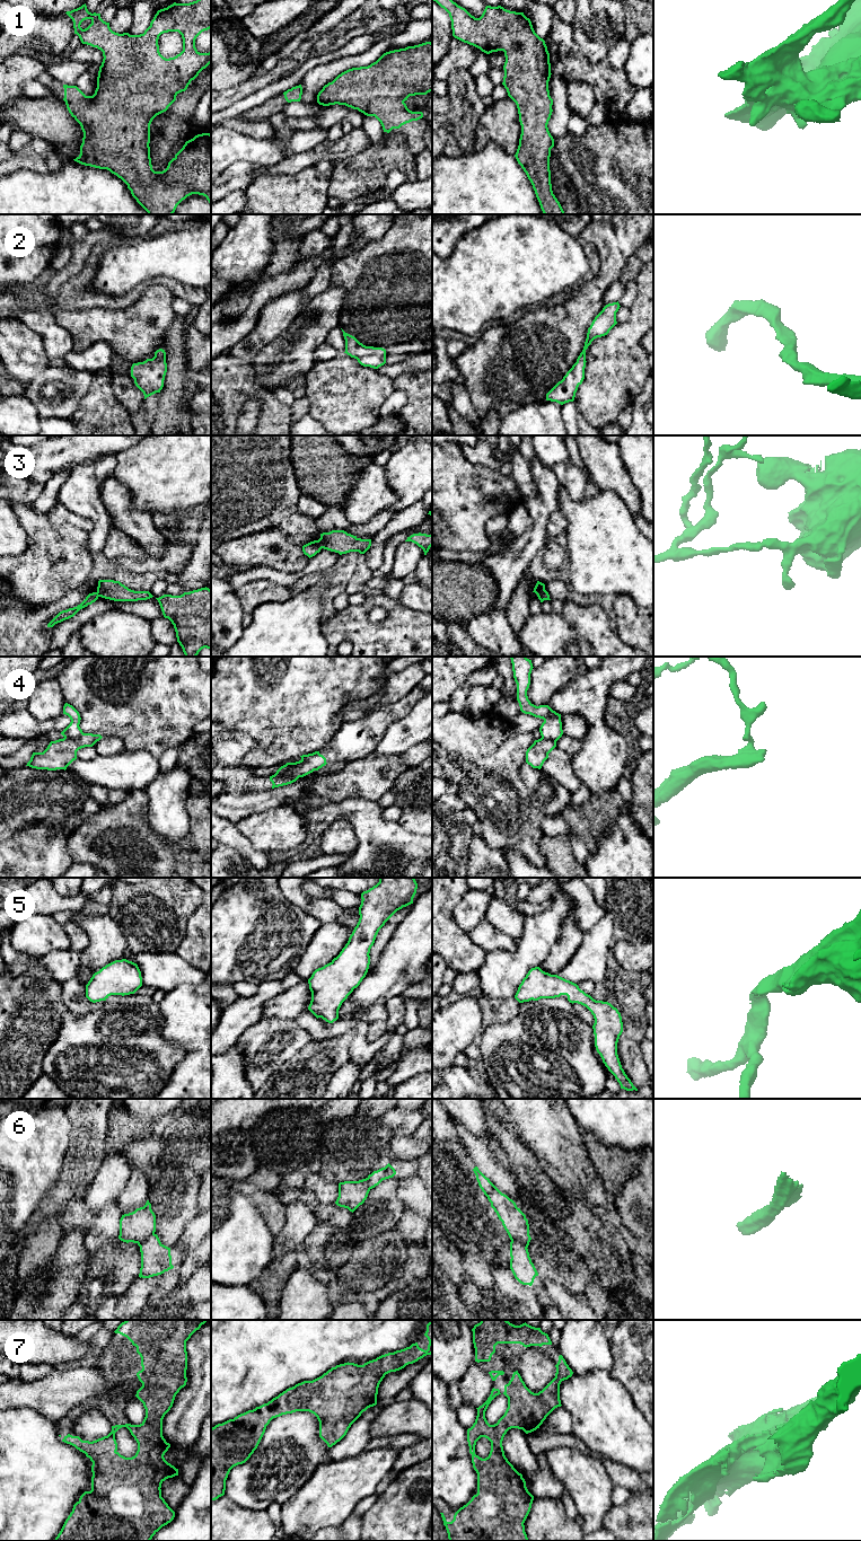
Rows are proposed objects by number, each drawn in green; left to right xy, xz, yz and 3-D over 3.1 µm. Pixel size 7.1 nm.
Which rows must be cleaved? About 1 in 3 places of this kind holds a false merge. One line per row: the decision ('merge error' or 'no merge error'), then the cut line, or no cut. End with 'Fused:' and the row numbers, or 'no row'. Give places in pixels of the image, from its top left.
1: no merge error; cut none
2: no merge error; cut none
3: merge error; cut xz (318, 539), (322, 547)
4: merge error; cut xz (274, 775), (281, 775), (291, 769), (298, 777)
5: no merge error; cut none
6: merge error; cut yz (511, 1240), (518, 1240), (526, 1248)
7: no merge error; cut none
Fused: 3, 4, 6

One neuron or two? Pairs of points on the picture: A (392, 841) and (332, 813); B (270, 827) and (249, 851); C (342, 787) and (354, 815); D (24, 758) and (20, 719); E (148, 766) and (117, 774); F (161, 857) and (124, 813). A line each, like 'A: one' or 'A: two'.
A: one
B: two
C: two
D: two
E: one
F: one

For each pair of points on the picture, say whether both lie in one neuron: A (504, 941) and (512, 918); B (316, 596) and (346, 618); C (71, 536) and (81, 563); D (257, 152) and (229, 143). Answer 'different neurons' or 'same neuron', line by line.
A: different neurons
B: different neurons
C: same neuron
D: same neuron

